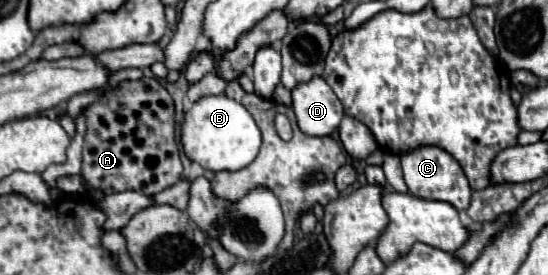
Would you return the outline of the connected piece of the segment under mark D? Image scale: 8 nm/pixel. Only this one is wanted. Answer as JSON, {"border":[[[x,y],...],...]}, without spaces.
{"border":[[[321,76],[293,88],[293,110],[307,136],[329,136],[343,118],[343,104]]]}

